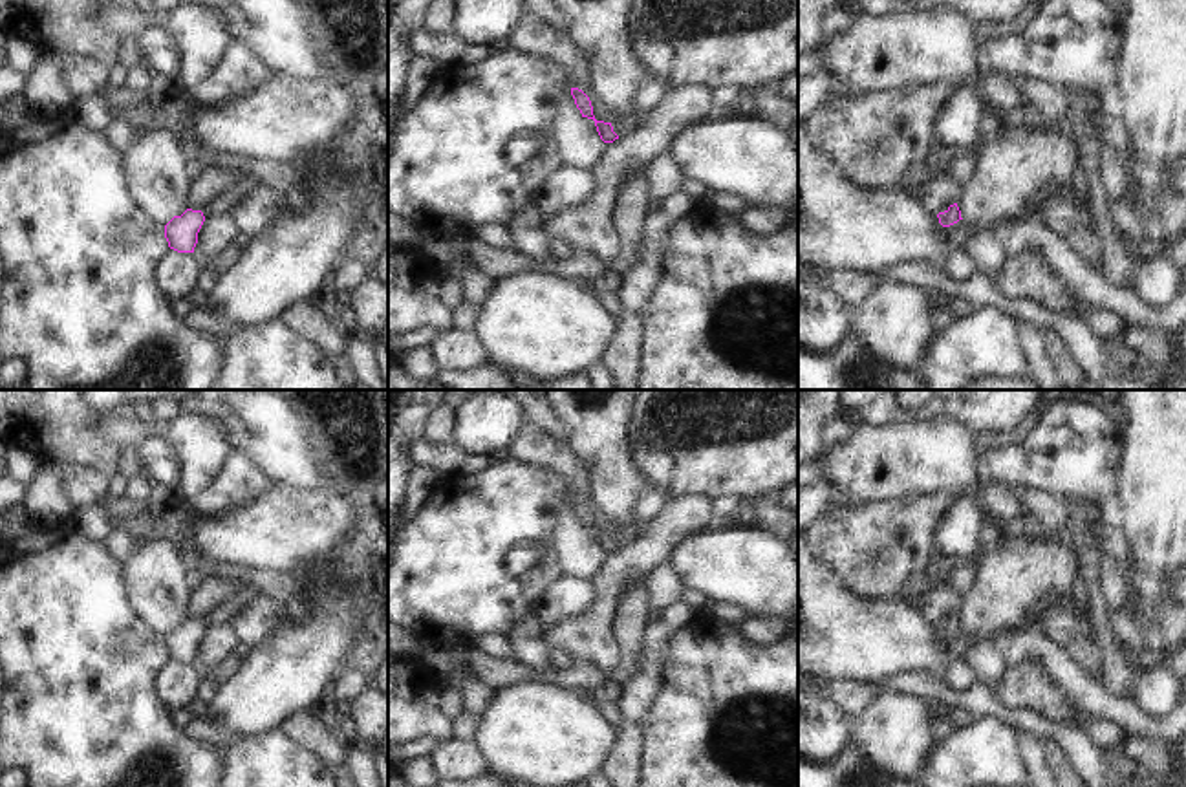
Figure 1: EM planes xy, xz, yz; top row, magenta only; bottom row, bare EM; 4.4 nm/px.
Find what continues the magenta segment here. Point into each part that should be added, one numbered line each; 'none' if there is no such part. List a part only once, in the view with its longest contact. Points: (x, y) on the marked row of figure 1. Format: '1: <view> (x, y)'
1: xz (621, 127)

